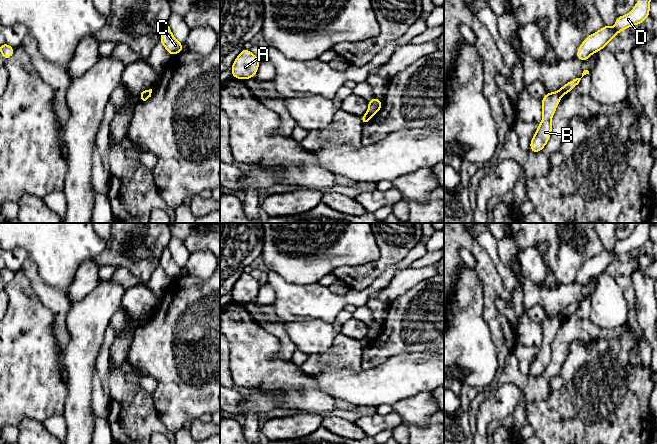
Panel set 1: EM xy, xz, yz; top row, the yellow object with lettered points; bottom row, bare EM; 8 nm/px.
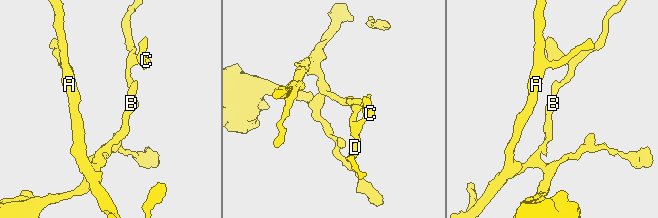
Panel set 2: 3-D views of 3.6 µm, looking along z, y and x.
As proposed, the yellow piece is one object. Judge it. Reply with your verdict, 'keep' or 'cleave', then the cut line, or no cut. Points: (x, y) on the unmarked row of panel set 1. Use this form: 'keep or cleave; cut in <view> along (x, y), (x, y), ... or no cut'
cleave; cut in yz along (558, 315), (561, 320)

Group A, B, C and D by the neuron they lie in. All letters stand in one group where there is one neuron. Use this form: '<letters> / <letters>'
A B / C D

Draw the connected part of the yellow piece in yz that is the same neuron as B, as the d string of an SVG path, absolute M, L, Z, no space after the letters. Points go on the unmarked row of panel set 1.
M559 315L546 317L542 326L542 345L538 349L535 359L530 365L530 375L538 377L543 374L545 369L548 367L552 357L552 341L558 331L561 324Z

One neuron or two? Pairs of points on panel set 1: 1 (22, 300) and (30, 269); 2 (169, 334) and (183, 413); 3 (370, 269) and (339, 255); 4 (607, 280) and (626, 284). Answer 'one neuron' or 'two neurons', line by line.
1: two neurons
2: one neuron
3: two neurons
4: two neurons

